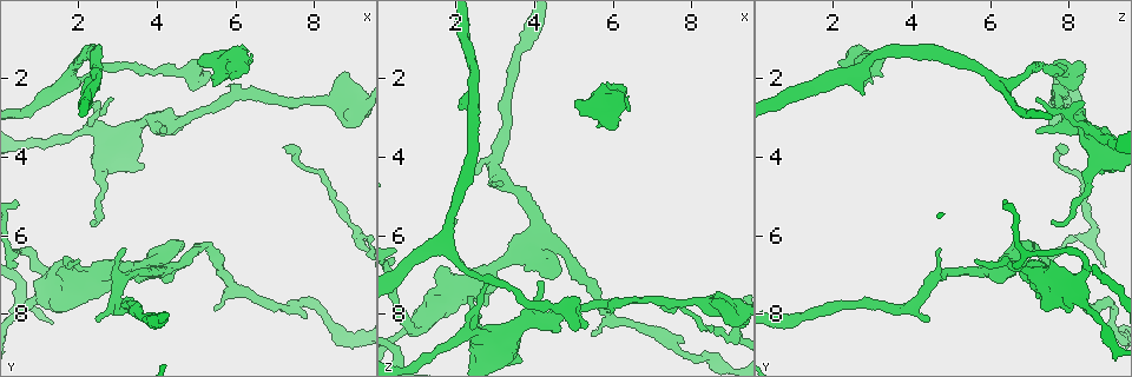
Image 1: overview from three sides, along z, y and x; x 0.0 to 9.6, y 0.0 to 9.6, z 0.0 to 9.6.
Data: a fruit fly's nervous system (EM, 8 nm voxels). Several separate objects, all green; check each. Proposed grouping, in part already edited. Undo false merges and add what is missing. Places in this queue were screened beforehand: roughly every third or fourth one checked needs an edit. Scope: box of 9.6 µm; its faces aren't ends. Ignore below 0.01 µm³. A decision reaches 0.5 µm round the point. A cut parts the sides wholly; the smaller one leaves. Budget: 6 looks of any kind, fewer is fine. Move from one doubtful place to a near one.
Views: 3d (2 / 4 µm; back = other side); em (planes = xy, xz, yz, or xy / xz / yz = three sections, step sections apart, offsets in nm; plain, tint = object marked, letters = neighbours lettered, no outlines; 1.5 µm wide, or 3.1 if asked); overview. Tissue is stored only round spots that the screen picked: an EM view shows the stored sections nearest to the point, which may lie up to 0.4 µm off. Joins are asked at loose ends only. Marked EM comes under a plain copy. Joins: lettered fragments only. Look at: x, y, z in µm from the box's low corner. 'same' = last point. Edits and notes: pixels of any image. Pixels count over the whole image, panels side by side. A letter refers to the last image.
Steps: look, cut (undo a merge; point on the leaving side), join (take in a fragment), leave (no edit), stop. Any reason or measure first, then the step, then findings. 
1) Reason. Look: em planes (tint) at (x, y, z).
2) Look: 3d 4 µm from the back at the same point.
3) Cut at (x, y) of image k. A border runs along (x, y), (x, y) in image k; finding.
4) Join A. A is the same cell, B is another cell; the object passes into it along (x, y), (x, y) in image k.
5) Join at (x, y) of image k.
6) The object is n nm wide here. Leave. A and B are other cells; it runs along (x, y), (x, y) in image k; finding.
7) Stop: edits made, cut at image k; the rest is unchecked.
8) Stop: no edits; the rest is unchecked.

Look: 3d 2 µm at (5.50, 2.15, 3.00).

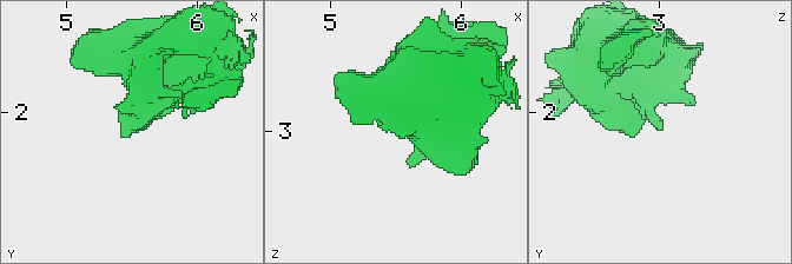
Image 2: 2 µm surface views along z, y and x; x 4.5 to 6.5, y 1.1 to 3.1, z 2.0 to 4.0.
Look: em xy step 8 (letters) at (5.52, 2.14, 3.00).

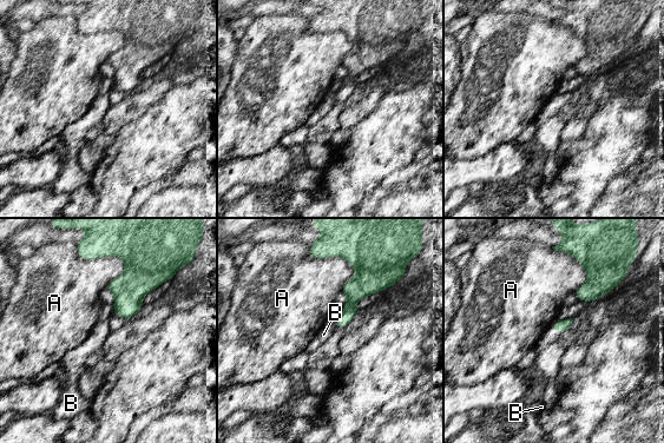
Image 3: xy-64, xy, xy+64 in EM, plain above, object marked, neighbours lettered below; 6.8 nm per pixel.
The longest contact is with A, 340 nm. Leave. A and B are other cells; a border runs along (334, 321), (335, 328) in image 3; none of them fits.

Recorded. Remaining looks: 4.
An open end. Look: 3d 4 µm at (3.15, 6.35, 4.75).

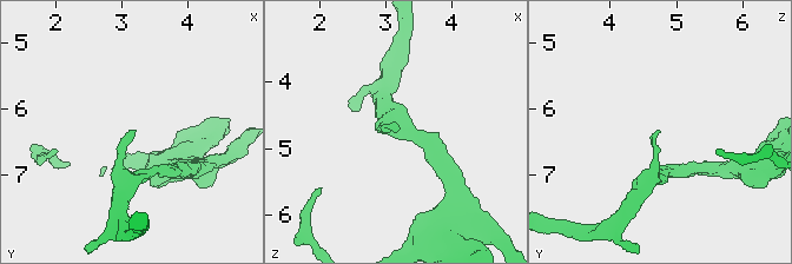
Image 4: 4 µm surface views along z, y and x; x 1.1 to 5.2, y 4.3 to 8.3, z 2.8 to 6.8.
Need the tissue. Look: em planes (letters) at (3.20, 6.30, 4.75).

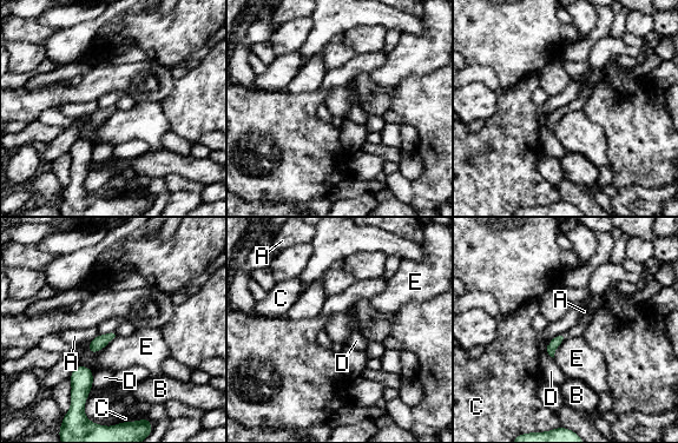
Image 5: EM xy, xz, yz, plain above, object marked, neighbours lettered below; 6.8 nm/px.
Leave. A, B, C, D and E are other cells; a border runs along (563, 331), (548, 342) in image 5; none of them fits.

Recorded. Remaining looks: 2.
Look: em planes (tint) at (2.60, 4.40, 8.60).

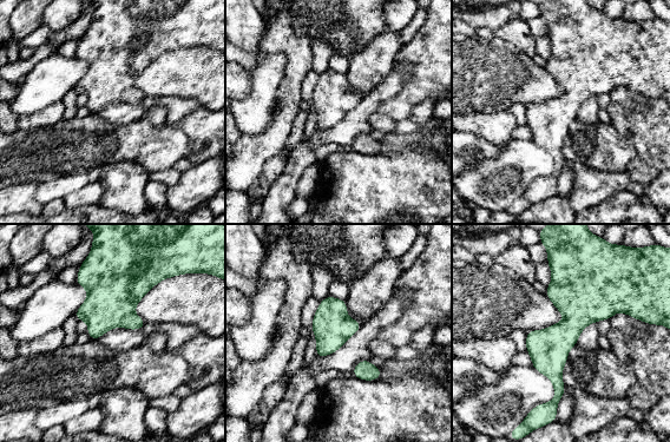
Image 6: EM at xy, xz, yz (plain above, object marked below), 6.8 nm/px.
What lies round it. Look: em planes (letters) at the same point.

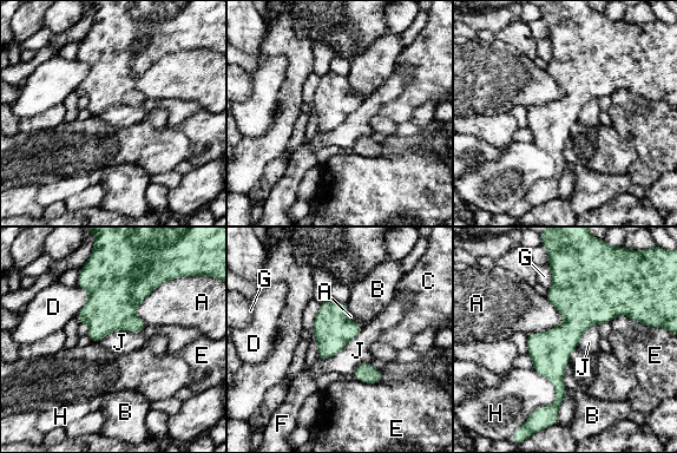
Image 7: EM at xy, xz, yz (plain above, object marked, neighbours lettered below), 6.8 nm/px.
The longest contact is with J, 400 nm. Leave. A, B, C, D, E, F, G, H and J are other cells; a border runs along (363, 326), (340, 352), (319, 360) in image 7; continuous, no second neuron.

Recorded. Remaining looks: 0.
Stop: no edits; the rest is unchecked.

